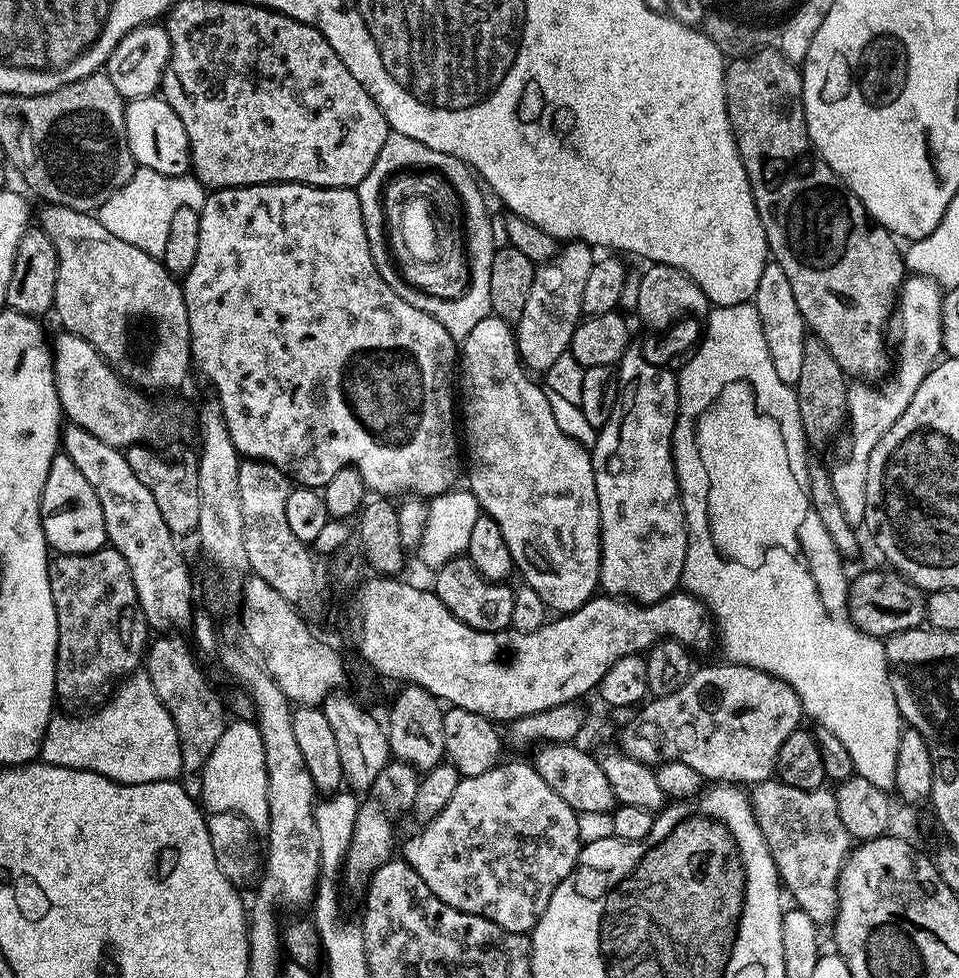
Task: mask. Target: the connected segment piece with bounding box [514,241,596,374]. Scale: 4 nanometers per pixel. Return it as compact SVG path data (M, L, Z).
M569 241L553 260L537 267L522 316L514 328L521 363L529 371L544 373L555 360L571 349L574 330L582 319L583 287L593 270L595 259L596 254L591 245Z

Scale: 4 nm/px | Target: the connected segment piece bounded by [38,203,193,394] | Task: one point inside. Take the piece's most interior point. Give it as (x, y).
(123, 301)

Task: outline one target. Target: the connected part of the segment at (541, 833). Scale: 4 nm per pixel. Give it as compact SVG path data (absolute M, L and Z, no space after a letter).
M501 762L496 767L486 770L486 774L463 777L458 782L458 790L454 790L454 798L450 798L450 802L446 802L444 809L425 823L428 825L417 836L412 836L405 842L402 858L417 872L422 882L426 882L426 886L430 886L430 890L434 890L434 894L438 894L438 898L446 902L446 906L454 906L454 910L462 910L466 914L478 914L502 926L502 930L528 934L536 927L540 915L548 911L550 894L558 890L560 883L572 873L579 861L582 845L578 834L576 814L577 812L572 807L562 802L562 798L558 798L558 794L554 794L554 790L550 790L550 786L546 786L546 782L542 782L542 774L538 774L538 770L533 768L531 763L507 764L507 762Z

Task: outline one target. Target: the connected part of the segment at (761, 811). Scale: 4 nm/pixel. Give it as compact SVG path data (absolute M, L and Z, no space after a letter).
M778 778L763 780L751 789L752 815L756 817L760 833L770 846L780 883L792 895L791 903L801 908L818 926L835 921L838 910L838 882L842 866L854 841L838 814L835 791L827 787L798 790L786 786Z

